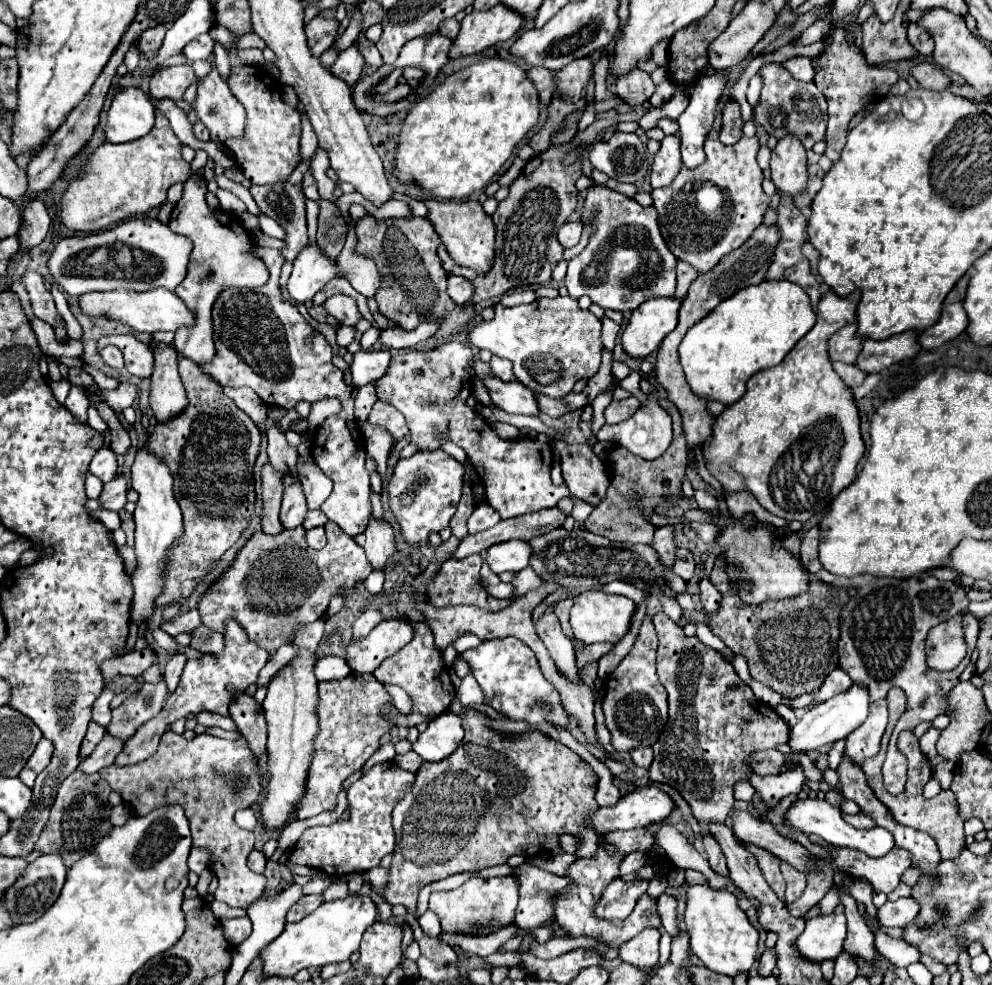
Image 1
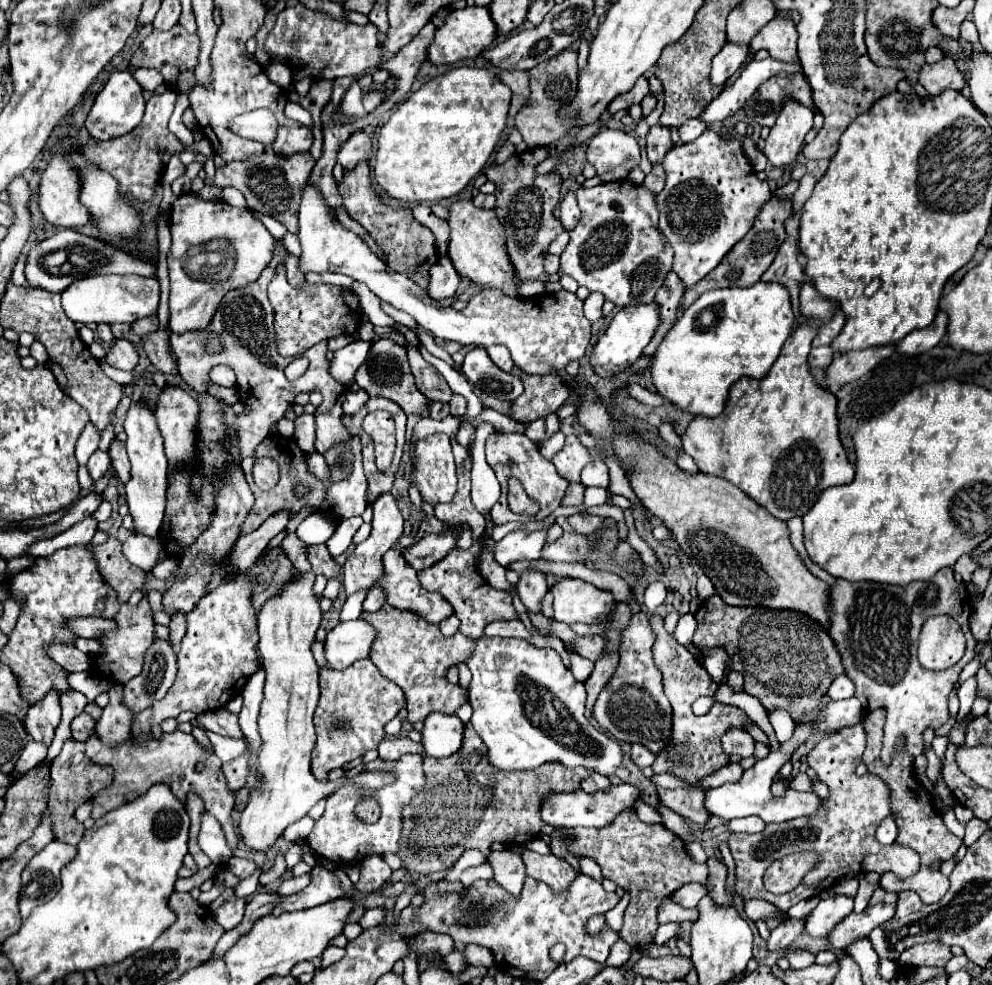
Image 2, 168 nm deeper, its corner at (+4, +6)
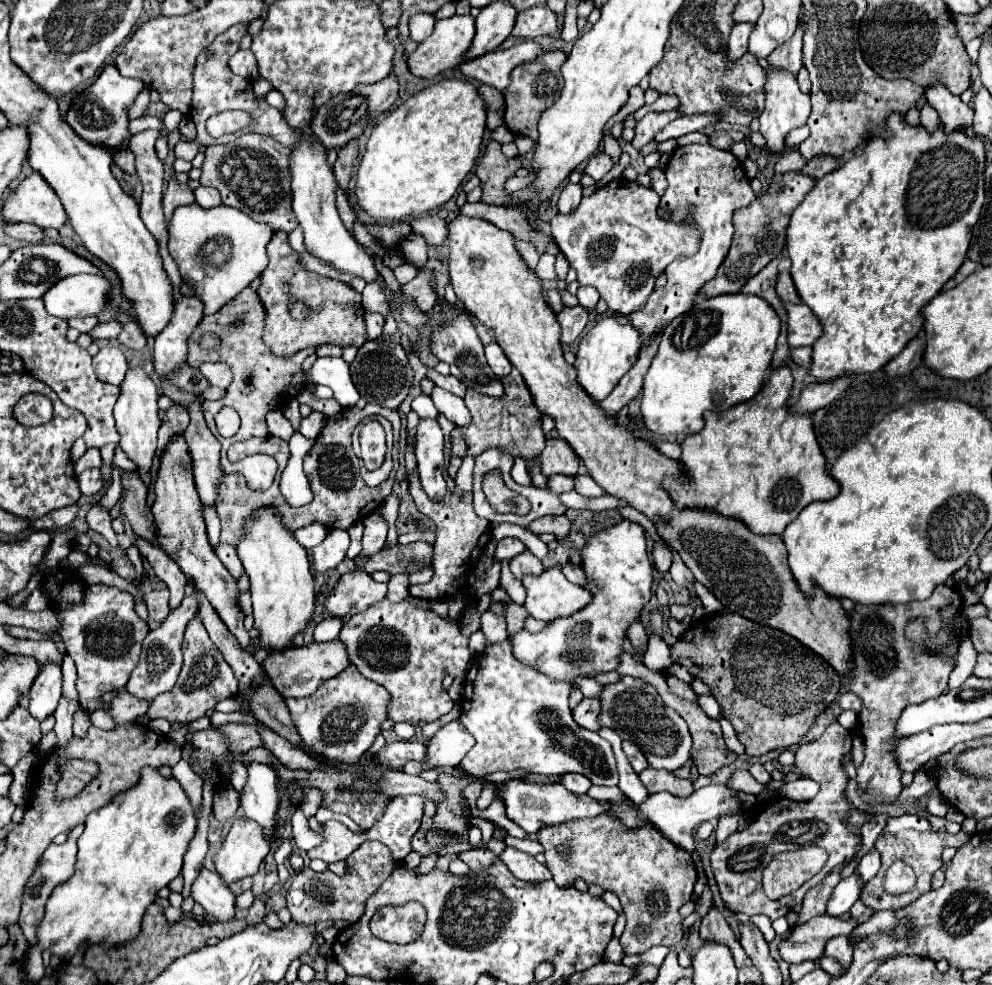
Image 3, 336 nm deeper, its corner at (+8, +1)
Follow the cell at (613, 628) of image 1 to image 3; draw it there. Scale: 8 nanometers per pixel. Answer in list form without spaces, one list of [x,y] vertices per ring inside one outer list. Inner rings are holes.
[[[558,567],[548,569],[538,577],[528,575],[528,579],[522,579],[522,585],[528,591],[524,607],[540,621],[574,615],[592,601],[592,593],[586,587],[570,583]]]

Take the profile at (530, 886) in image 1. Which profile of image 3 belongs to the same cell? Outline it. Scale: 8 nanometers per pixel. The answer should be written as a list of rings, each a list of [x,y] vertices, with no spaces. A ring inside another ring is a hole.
[[[476,849],[476,851],[460,851],[458,857],[476,873],[488,869],[490,865],[494,865],[498,861],[498,855],[492,853],[492,851],[486,851],[486,849]]]

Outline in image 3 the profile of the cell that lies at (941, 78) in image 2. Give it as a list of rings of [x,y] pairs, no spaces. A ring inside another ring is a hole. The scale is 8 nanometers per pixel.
[[[942,83],[926,87],[926,95],[924,97],[938,111],[940,121],[944,123],[946,131],[952,131],[952,129],[956,129],[960,125],[970,127],[972,109],[966,103],[962,103],[962,99],[958,95],[950,93],[948,87],[944,87]]]

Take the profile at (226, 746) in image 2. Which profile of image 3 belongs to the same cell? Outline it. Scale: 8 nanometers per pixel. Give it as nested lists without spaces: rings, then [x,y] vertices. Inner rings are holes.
[[[230,761],[228,771],[230,771],[230,783],[232,783],[232,785],[238,789],[238,793],[240,793],[242,787],[244,787],[244,779],[246,779],[246,767],[244,767],[240,761]]]

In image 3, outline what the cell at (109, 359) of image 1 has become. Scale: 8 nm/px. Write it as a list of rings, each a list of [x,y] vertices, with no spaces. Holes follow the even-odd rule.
[[[88,317],[88,319],[68,319],[68,325],[78,329],[80,333],[90,333],[96,325],[98,325],[98,319],[96,317]]]

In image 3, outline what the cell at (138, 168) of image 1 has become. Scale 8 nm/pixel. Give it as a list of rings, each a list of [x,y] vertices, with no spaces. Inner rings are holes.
[[[40,173],[28,175],[14,193],[6,199],[2,207],[2,219],[6,223],[12,221],[26,221],[38,227],[54,227],[60,229],[68,215],[60,203],[60,197]]]

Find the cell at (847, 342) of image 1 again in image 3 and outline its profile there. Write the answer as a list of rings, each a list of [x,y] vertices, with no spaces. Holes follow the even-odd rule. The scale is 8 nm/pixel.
[[[804,303],[784,305],[788,311],[788,343],[790,347],[812,347],[822,337],[822,321]]]

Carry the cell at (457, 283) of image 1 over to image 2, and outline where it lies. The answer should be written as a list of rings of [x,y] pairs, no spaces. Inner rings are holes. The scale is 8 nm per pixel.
[[[438,258],[438,262],[430,270],[430,284],[428,284],[428,296],[434,300],[452,298],[458,290],[460,276],[454,270],[450,258]]]

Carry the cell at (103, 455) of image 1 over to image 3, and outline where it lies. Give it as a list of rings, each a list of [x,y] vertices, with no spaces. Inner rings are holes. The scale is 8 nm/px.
[[[96,467],[86,469],[84,473],[80,473],[80,475],[78,475],[78,483],[80,483],[82,495],[94,495],[94,493],[98,493],[98,491],[104,487],[102,473],[100,473],[100,469],[96,469]]]

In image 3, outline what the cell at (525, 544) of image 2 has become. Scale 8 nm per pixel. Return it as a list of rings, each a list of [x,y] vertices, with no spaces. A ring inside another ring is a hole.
[[[506,537],[506,539],[498,541],[496,551],[494,551],[494,559],[496,561],[510,561],[510,559],[514,559],[516,555],[520,555],[524,551],[526,551],[526,545],[520,539]]]

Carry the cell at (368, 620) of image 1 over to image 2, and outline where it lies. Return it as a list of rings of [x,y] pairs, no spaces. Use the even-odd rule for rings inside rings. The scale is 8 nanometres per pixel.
[[[374,586],[374,588],[368,592],[366,600],[364,600],[364,610],[366,610],[366,612],[376,612],[376,610],[380,610],[380,608],[384,606],[384,602],[386,602],[386,598],[384,598],[384,588]]]

